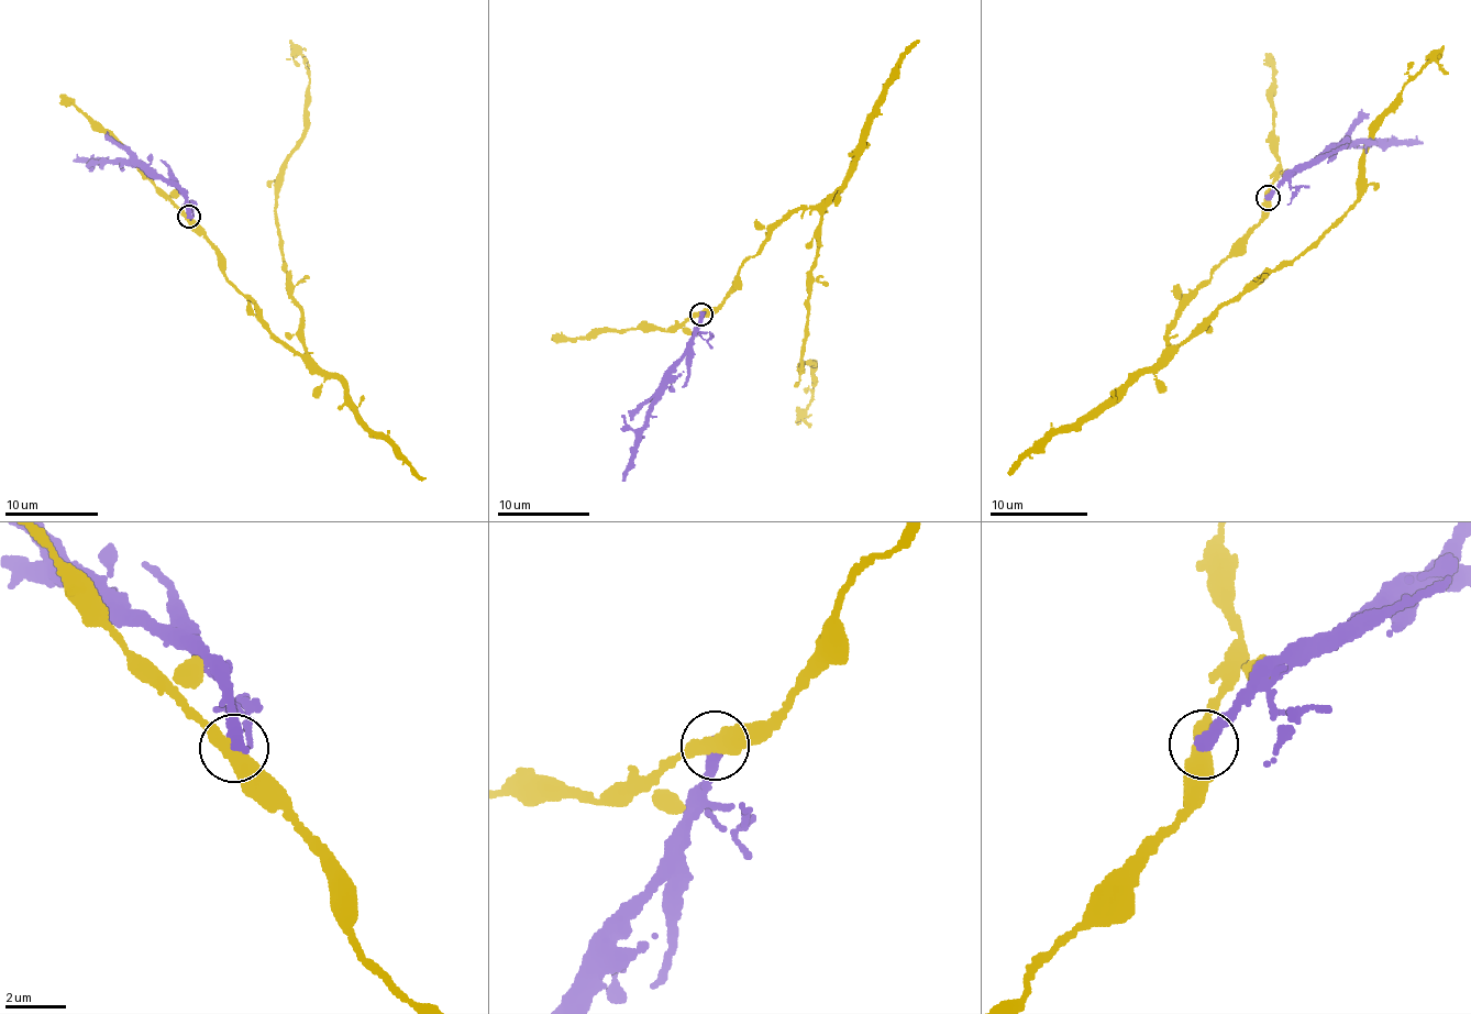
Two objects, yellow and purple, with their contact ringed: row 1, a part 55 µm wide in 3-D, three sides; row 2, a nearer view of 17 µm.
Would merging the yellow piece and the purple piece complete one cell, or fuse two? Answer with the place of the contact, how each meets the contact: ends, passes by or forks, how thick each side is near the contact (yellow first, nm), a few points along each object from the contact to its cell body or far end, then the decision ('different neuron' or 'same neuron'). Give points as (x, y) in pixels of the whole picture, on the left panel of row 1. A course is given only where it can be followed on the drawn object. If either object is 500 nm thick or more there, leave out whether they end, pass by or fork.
(188, 216) | yellow passes by | purple ends | 420/480 nm | yellow via (188, 218), (256, 320), (301, 354), (275, 219), (283, 164), (302, 134), (310, 80), (300, 54), (299, 66) | purple via (188, 216), (178, 189), (144, 166), (99, 158), (74, 162) | different neuron

